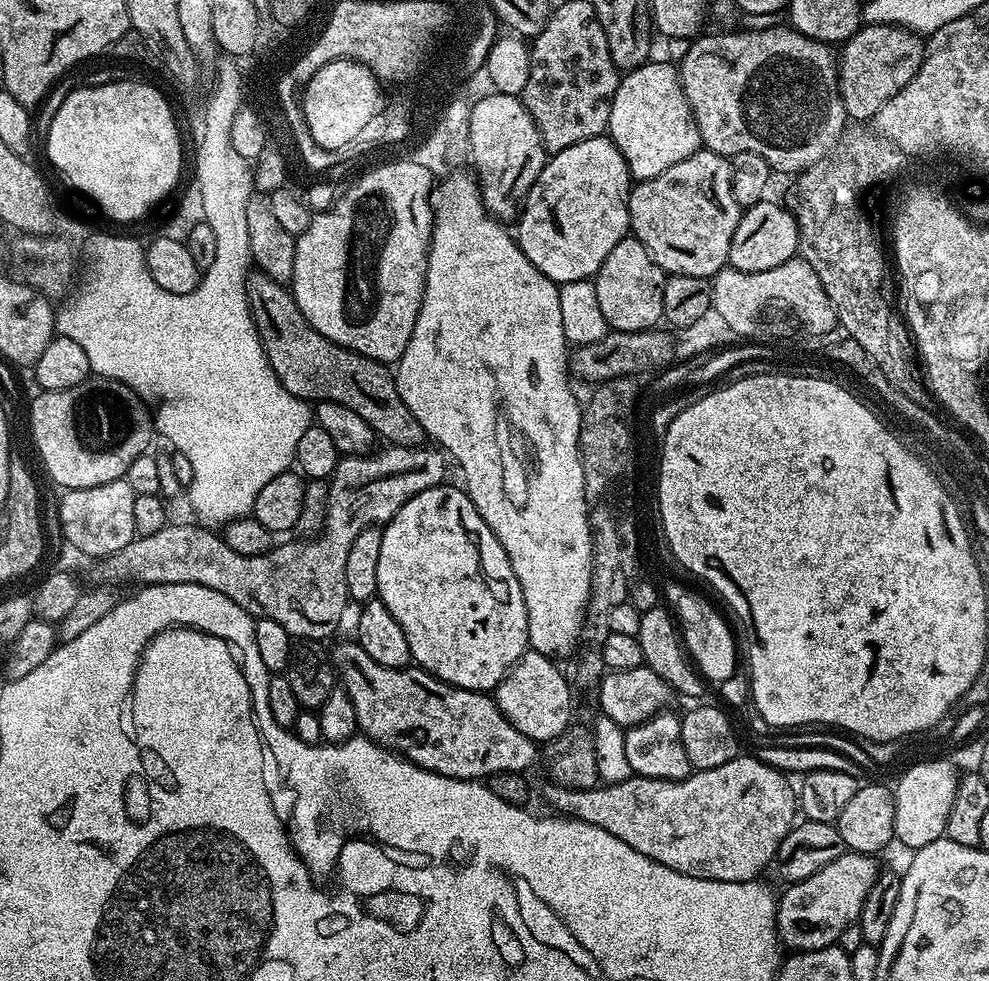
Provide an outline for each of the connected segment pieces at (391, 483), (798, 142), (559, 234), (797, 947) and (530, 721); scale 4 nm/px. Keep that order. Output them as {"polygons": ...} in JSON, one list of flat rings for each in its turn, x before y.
{"polygons":[[[384,446,381,452,373,451,371,454,348,454,341,459,336,465,336,469,332,472,328,480,328,505,326,506,326,518,324,519,324,527,315,533,311,538,300,538,304,540,288,540,285,544,277,543,262,554,254,554,247,556,246,554,238,554,235,550,230,550,230,546,226,546,223,535,211,532,211,527,196,524,175,524,169,522,164,525,162,530,158,530,155,534,146,534,145,536,137,536,135,540,131,540,124,549,118,554,118,561,132,576,138,576,149,584,197,584,198,586,206,586,210,590,218,590,218,594,226,594,226,598,230,598,230,602,234,602,238,606,242,606,242,610,246,610,248,615,253,618,270,618,274,622,278,622,278,626,282,626,282,630,286,630,293,638,303,638,305,640,327,641,327,636,332,636,340,628,340,619,344,616,344,611,350,607,348,591,346,590,346,557,350,554,350,546,354,546,354,538,358,538,358,534,362,534,362,530,373,526,383,526,389,520,394,518,394,514,398,514,398,510,406,502,410,502,410,498,414,498,414,494,422,494,422,490,430,490,434,486,445,483,448,472,449,461,446,459,445,453,439,447,424,448,425,446]],[[777,26,775,28,757,28,755,30,744,30,744,33,739,36,736,32,724,32,721,36,704,36,705,34,700,34,695,37,687,45,688,48,684,52,684,57,681,58,680,64,678,63,678,75,680,78,680,85,682,86,682,90,686,94,686,102,690,106,690,110,692,111,692,117,694,118,694,122,698,126,698,130,700,131,700,143,703,145,705,149,709,152,717,152,719,156,727,156,729,158,736,156,738,154,745,154,745,152,749,151,750,154,758,154,761,155,762,158,769,163,771,171,773,173,778,174,778,172,793,172,793,174,799,174,804,171,804,169,809,168,810,166,814,166,814,162,818,162,822,157,829,152,829,150,835,146,836,141,839,140,840,136,844,133,846,127,846,113,844,111,844,103,840,101,840,90,838,87,838,76,834,69,837,67,838,60,834,55,833,49,829,47,829,45,824,44,821,40,815,40,814,38,810,38,809,36,803,36,800,32,796,31,795,28,791,26]],[[595,136,586,138,586,142,578,142,574,146,566,146,566,150,553,152,547,157,542,174,534,182,527,196,522,201,520,212,520,232,518,243,520,249,530,258,530,262,546,278,555,284,579,280,592,280,600,271,602,262,618,242,622,242,630,232,630,214,628,213,628,193,630,177,628,167,612,141,611,136]],[[844,851,830,866,822,866,818,874,810,874,810,878,799,880,797,884,788,884,785,887,784,897,779,897,776,906,776,934,779,943,785,949,797,952,813,952,823,948,833,947,839,941,842,930,846,926,857,923,860,919,862,902,866,902,866,894,870,892,870,886,874,884,878,875,878,867,871,855,863,852]],[[525,652,494,690,494,699,500,707,500,713,515,728,522,730,526,738,537,742,555,740,556,736,566,731,574,720,572,692,568,689,568,680,548,660,551,659,543,652]]]}

